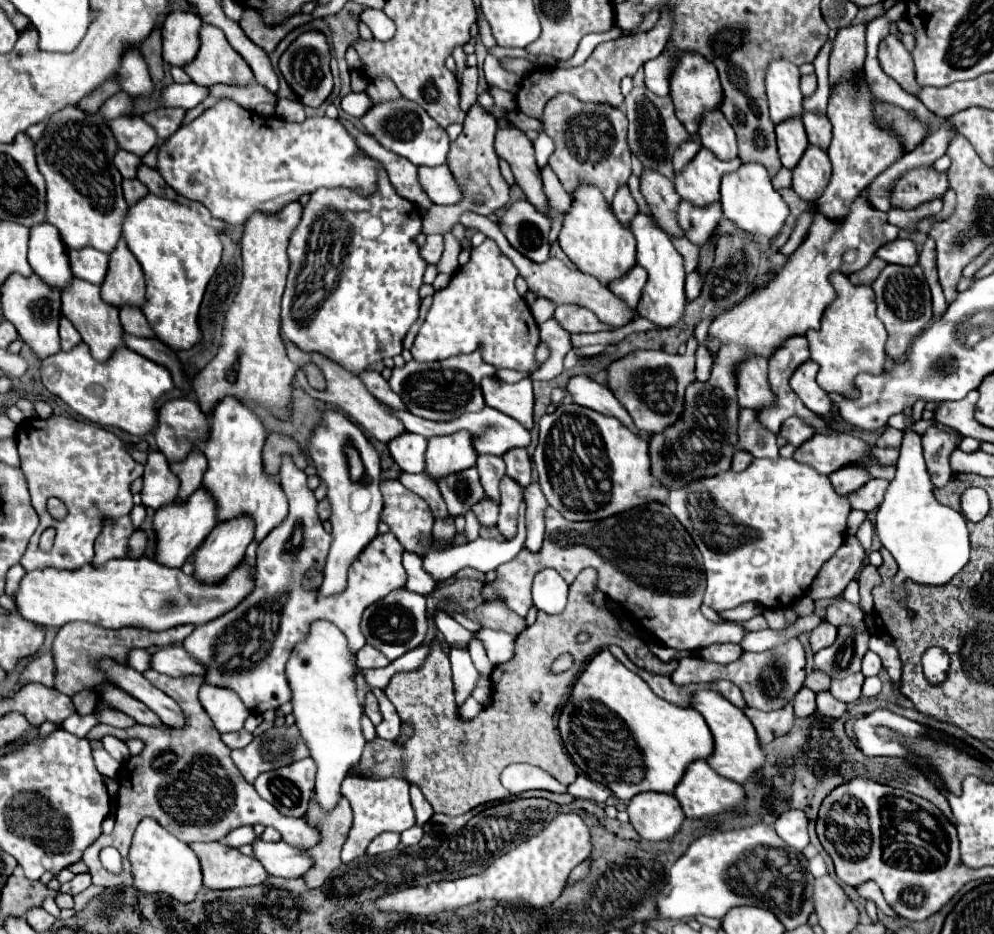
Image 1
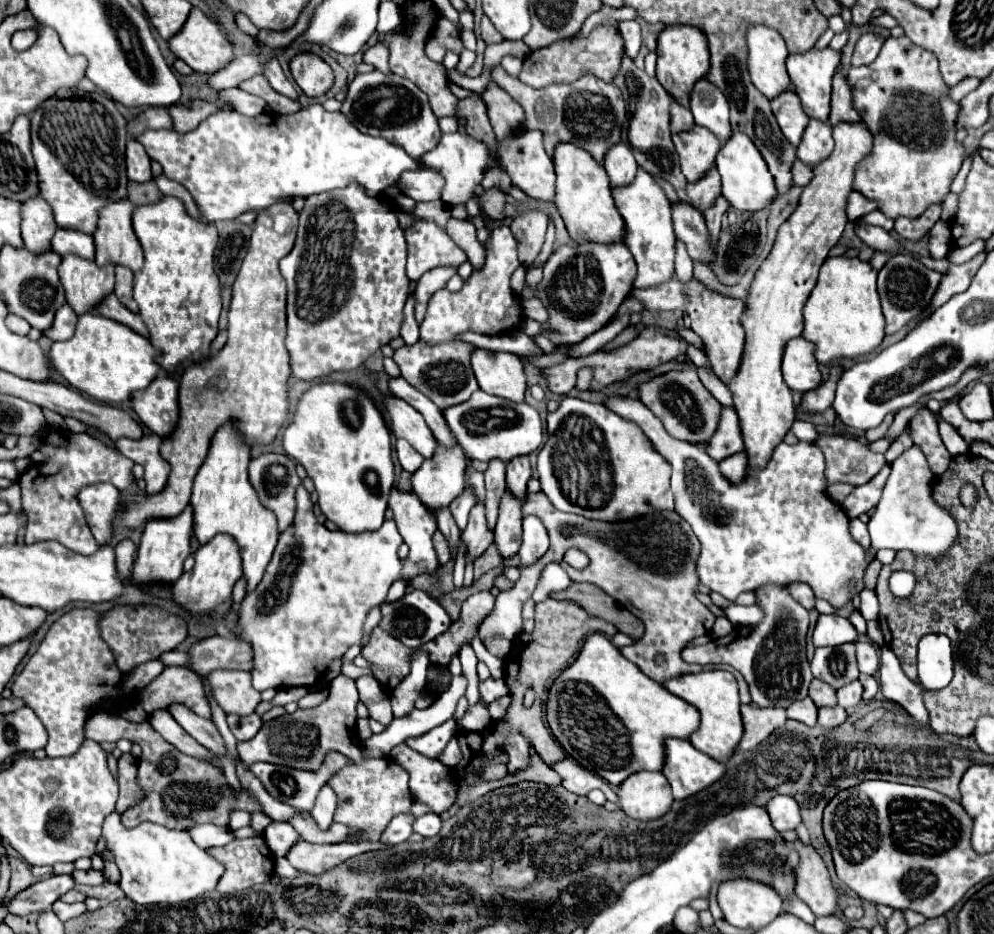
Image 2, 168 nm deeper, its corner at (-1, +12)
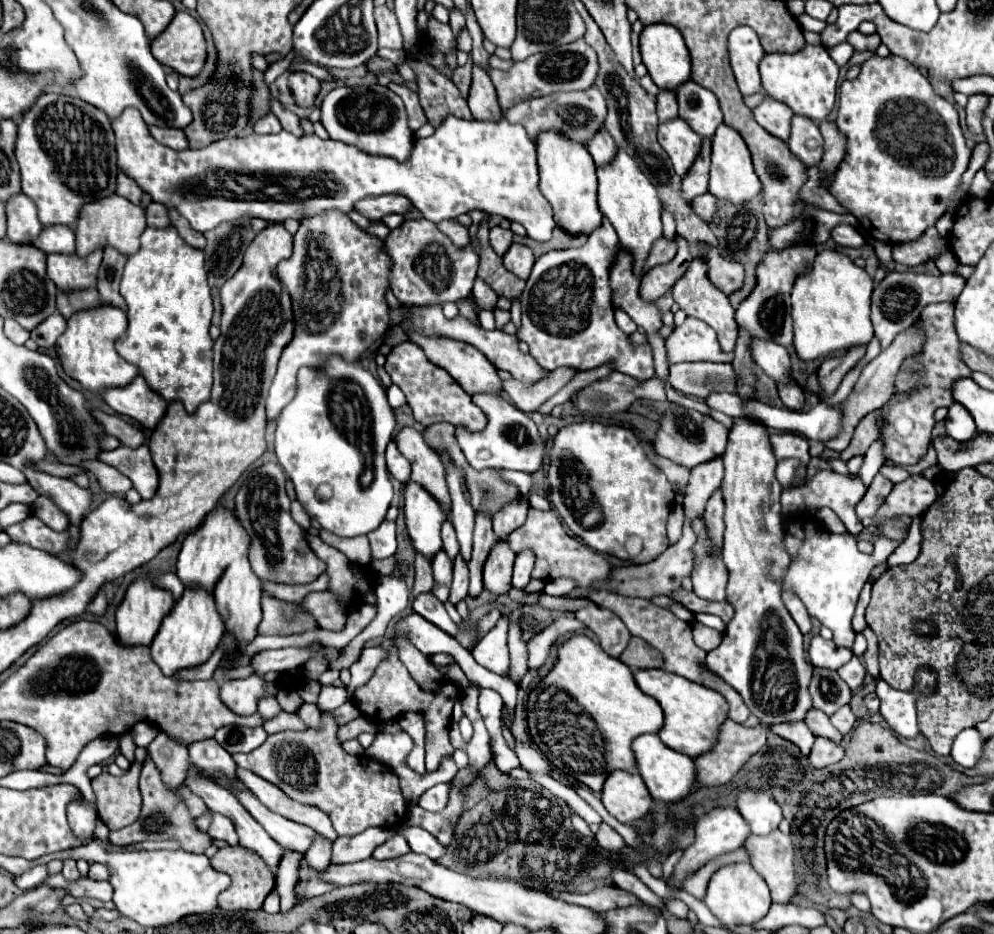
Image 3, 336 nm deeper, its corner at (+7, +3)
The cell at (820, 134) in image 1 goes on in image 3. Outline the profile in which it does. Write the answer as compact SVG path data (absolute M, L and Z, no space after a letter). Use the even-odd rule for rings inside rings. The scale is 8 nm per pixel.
M806 44L794 54L764 54L760 60L762 88L766 94L790 106L794 114L806 116L814 122L822 122L834 108L838 72L838 64L822 44Z

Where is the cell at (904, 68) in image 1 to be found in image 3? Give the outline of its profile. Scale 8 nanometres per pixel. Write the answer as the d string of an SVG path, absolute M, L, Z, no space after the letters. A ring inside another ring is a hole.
M872 56L868 58L862 66L860 66L860 74L856 80L846 80L842 82L840 86L840 106L838 106L838 118L836 118L836 126L838 130L842 132L842 136L846 138L846 154L844 154L844 160L840 162L836 174L834 174L834 180L832 180L832 186L830 186L830 194L834 194L834 198L846 208L850 210L856 218L858 218L858 224L860 228L870 236L870 238L876 238L876 240L882 240L886 244L900 244L900 242L914 242L918 240L926 228L934 226L938 222L938 218L946 212L946 208L950 206L952 198L954 198L954 192L960 188L962 184L962 174L966 172L968 164L970 164L970 156L972 156L972 150L966 146L966 138L962 134L962 128L958 124L958 112L954 108L954 104L950 104L948 100L944 100L942 96L934 94L930 82L904 58L900 56L886 56L886 58L880 58L880 56Z

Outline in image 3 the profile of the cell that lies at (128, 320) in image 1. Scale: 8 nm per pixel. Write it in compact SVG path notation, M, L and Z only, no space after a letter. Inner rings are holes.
M106 246L104 260L98 270L98 284L96 284L98 292L102 294L102 302L122 310L126 310L126 302L120 296L118 286L120 286L120 278L122 278L122 270L126 262L128 262L126 254L118 254L118 250L114 250L112 246Z

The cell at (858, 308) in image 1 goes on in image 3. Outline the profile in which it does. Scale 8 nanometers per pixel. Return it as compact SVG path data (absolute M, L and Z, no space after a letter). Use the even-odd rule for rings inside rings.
M820 250L814 258L814 266L806 274L798 274L792 290L792 322L794 322L794 348L804 362L816 360L820 356L832 354L836 350L848 350L850 346L868 344L874 336L870 322L870 296L872 296L872 278L864 268L858 268L844 252L838 250Z

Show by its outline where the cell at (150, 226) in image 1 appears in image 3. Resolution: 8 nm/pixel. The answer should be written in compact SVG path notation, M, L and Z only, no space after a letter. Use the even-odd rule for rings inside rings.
M146 228L142 234L142 246L140 250L130 256L122 284L120 294L126 300L128 306L128 328L126 332L116 340L116 352L138 366L140 376L148 382L148 386L160 394L166 402L182 402L186 412L194 414L194 410L210 400L212 390L212 340L208 336L210 320L212 320L212 296L210 286L206 280L204 270L204 252L188 246L178 234L176 228Z

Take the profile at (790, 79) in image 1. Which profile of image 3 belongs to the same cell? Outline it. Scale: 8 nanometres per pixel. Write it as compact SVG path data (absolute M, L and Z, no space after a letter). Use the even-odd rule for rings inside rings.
M738 26L728 36L728 60L742 96L750 96L762 90L758 72L758 60L762 54L764 50L760 46L758 34L752 28Z

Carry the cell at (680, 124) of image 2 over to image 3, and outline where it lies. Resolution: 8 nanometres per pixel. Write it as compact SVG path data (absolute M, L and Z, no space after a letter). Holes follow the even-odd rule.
M660 90L658 92L656 110L658 110L660 122L666 122L666 120L672 120L678 116L678 102L676 102L674 90Z

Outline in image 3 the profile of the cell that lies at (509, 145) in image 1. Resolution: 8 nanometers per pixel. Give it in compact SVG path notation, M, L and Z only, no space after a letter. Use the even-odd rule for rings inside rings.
M472 64L472 86L468 96L468 106L474 118L480 120L500 120L502 110L498 106L494 84L486 70Z

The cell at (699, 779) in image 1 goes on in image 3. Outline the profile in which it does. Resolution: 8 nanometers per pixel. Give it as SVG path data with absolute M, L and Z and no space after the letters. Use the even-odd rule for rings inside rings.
M658 734L638 736L632 742L632 750L634 750L638 774L642 776L644 784L646 784L646 788L648 788L648 792L654 800L660 800L660 802L666 802L666 804L680 802L692 792L692 788L694 788L694 762L692 762L690 756L684 756L680 752L670 750L658 738Z

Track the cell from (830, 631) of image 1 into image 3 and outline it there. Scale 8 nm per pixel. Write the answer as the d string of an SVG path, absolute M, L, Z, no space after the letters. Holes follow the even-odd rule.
M822 636L812 638L808 654L810 654L810 662L816 668L828 668L828 670L838 670L852 658L850 650L838 648L832 640L824 640Z

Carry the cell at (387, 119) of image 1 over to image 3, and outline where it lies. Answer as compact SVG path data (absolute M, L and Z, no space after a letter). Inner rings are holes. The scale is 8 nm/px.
M382 84L334 88L322 100L320 114L320 124L326 128L332 140L358 146L358 150L366 150L366 154L392 156L400 162L410 156L414 134L406 122L406 108L402 100Z

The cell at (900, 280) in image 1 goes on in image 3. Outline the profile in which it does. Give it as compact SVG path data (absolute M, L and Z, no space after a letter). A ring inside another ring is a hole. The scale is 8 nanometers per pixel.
M890 272L876 288L874 288L874 294L872 294L872 324L874 324L874 332L876 336L880 338L880 344L882 348L890 346L892 338L900 332L900 330L906 330L906 326L912 326L922 308L932 304L932 302L954 302L958 298L958 294L962 292L964 288L964 278L956 276L956 274L940 274L940 276L928 276L928 274L914 274L914 272Z

